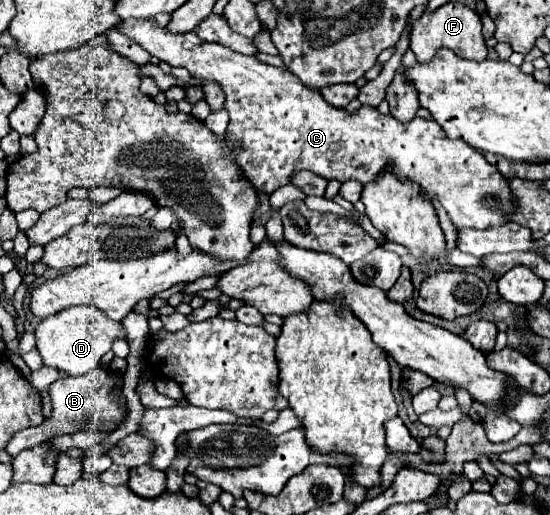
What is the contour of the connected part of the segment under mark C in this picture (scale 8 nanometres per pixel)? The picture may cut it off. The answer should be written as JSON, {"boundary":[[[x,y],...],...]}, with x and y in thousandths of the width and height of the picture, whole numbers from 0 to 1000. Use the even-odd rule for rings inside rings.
{"boundary":[[[244,37],[244,41],[218,41],[211,49],[218,64],[247,80],[258,95],[265,95],[276,111],[287,111],[291,118],[302,118],[313,130],[338,130],[349,150],[360,150],[367,157],[393,157],[404,165],[411,181],[407,208],[418,219],[418,243],[415,243],[415,270],[422,278],[440,278],[440,289],[429,293],[433,317],[440,332],[447,336],[451,351],[487,379],[495,379],[505,363],[516,363],[527,355],[531,340],[542,332],[567,332],[589,348],[615,348],[615,351],[636,351],[647,348],[655,355],[680,351],[687,336],[702,320],[716,320],[720,344],[749,348],[756,351],[778,386],[793,383],[800,398],[811,406],[815,421],[822,425],[825,441],[862,441],[862,445],[884,445],[891,437],[920,433],[931,414],[931,375],[916,351],[916,344],[891,320],[876,297],[847,282],[844,274],[822,274],[804,258],[804,247],[789,231],[764,231],[731,243],[727,235],[716,235],[709,223],[691,223],[680,208],[655,208],[651,219],[633,223],[625,212],[600,212],[593,196],[585,196],[585,184],[542,157],[538,146],[531,146],[520,134],[495,130],[484,122],[473,122],[465,111],[440,111],[436,103],[425,103],[396,83],[367,80],[353,60],[345,64],[309,64],[302,52],[291,52],[284,37]],[[884,379],[902,383],[909,390],[905,406],[887,406],[880,398]]]}

